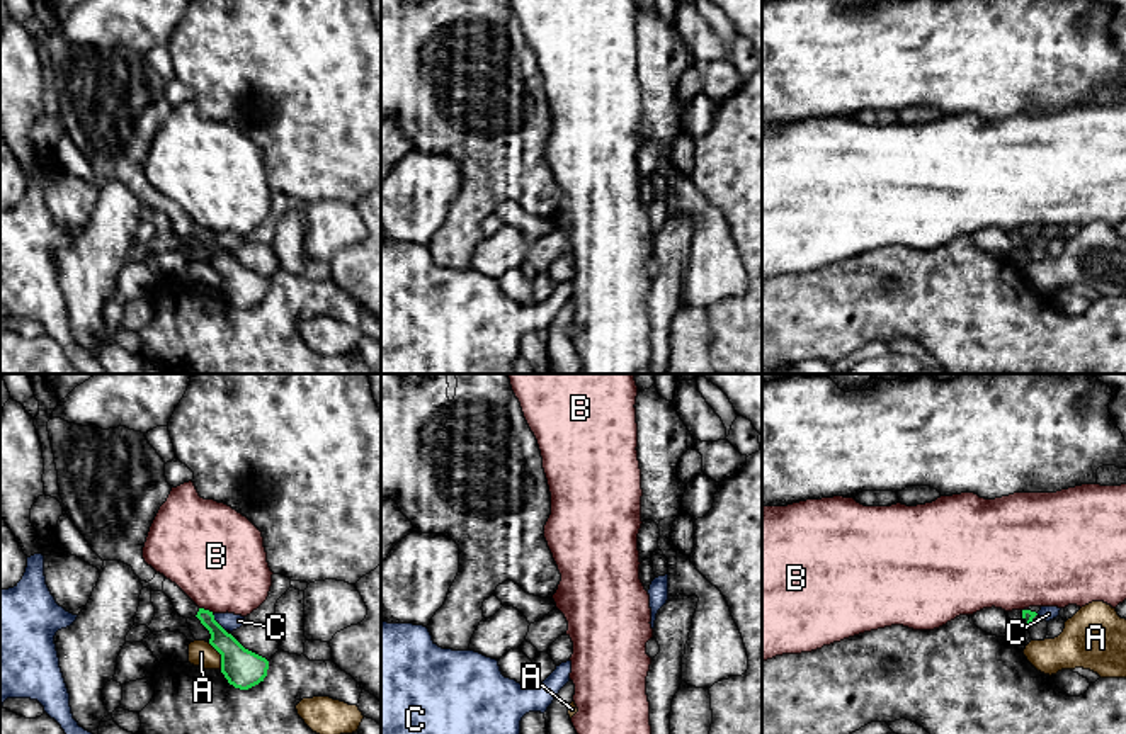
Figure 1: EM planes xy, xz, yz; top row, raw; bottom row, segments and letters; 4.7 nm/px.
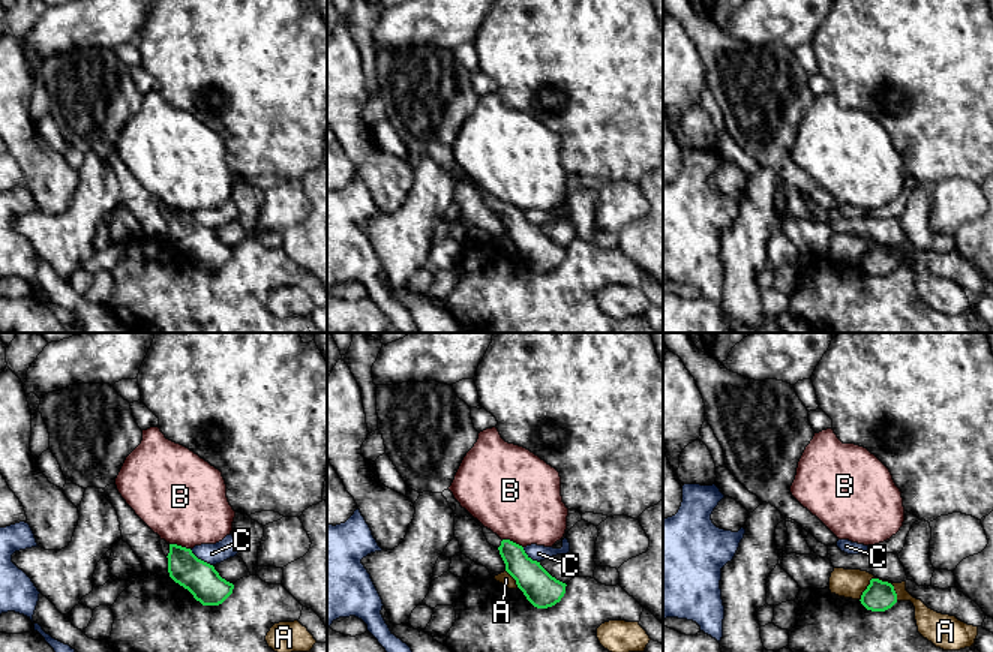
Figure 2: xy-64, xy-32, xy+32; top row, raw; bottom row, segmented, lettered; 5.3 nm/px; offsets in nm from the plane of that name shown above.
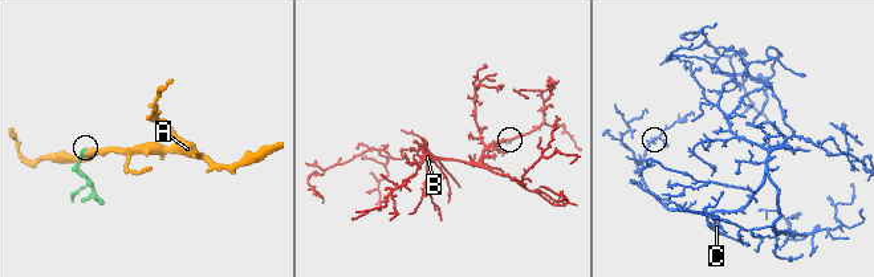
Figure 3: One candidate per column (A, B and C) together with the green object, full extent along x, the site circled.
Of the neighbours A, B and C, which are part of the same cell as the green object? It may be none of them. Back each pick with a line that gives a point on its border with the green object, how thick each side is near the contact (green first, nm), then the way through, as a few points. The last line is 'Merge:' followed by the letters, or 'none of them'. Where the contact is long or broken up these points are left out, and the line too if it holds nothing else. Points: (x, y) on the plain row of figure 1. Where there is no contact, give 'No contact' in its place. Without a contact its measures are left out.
Merge: none of them

